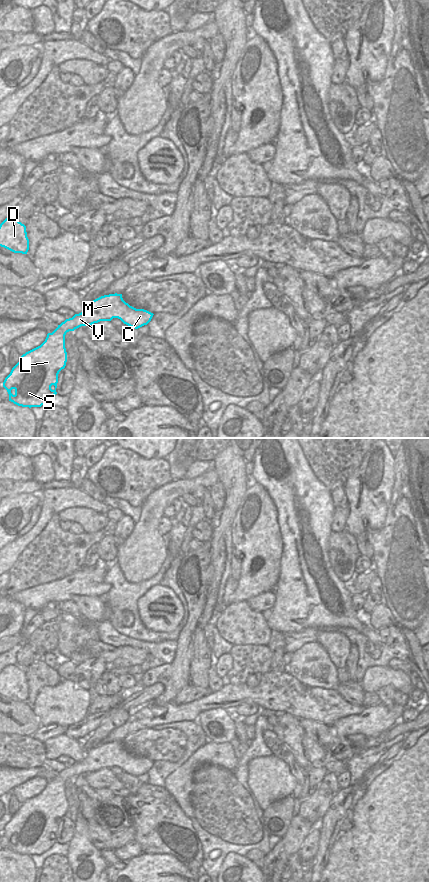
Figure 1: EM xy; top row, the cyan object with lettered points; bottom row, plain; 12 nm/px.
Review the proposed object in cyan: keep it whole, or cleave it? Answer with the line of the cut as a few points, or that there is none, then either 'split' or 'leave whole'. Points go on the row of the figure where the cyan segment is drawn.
cut none; leave whole

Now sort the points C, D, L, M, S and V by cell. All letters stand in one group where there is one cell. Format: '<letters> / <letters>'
C D L M S V

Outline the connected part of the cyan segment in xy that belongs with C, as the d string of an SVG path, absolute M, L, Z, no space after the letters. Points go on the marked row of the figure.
M117 293L87 303L81 313L66 319L52 333L47 334L40 346L20 357L3 382L9 401L22 407L41 407L57 394L58 374L67 362L67 332L113 318L138 329L147 325L153 315L147 310L130 306L123 300L122 294Z

